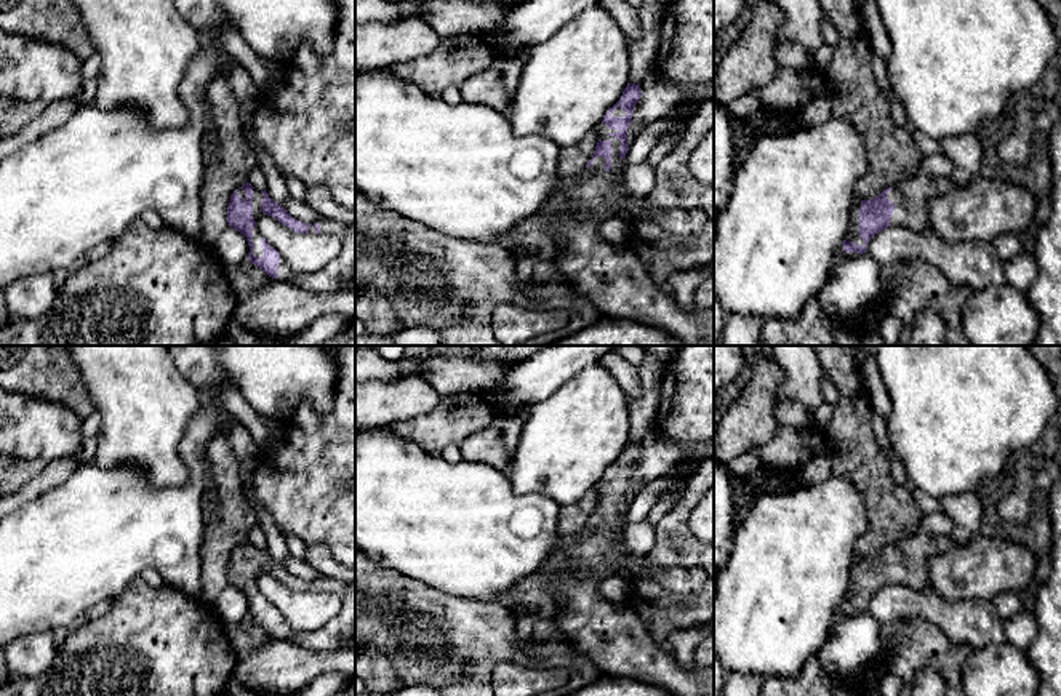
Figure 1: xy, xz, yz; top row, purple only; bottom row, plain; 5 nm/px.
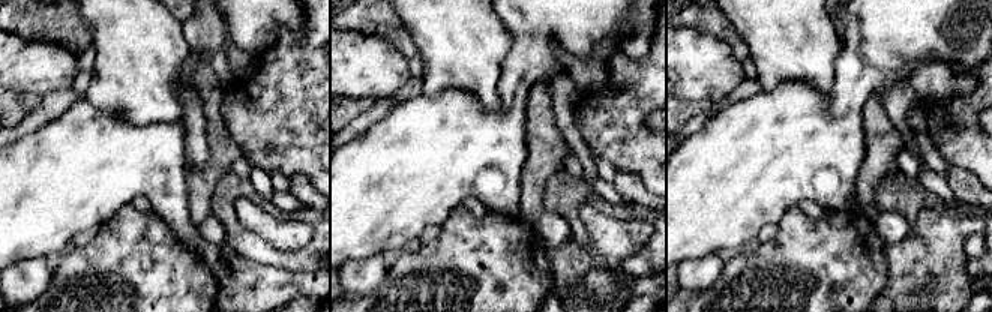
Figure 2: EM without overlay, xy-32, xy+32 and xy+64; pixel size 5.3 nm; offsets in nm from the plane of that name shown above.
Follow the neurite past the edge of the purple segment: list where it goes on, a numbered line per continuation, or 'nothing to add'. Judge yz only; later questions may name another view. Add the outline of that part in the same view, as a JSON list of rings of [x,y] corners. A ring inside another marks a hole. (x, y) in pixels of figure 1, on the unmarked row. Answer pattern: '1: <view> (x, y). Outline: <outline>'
1: yz (852, 592). Outline: [[[856,554],[856,557],[851,562],[851,571],[848,578],[845,598],[855,600],[856,603],[864,603],[864,598],[859,595],[859,566],[861,566],[861,557]]]

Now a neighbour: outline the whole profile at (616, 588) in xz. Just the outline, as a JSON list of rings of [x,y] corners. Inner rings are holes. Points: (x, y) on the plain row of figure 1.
[[[613,574],[605,578],[599,582],[599,590],[603,598],[610,602],[624,602],[629,603],[631,600],[631,579]]]

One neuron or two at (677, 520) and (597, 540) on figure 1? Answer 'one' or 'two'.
two

